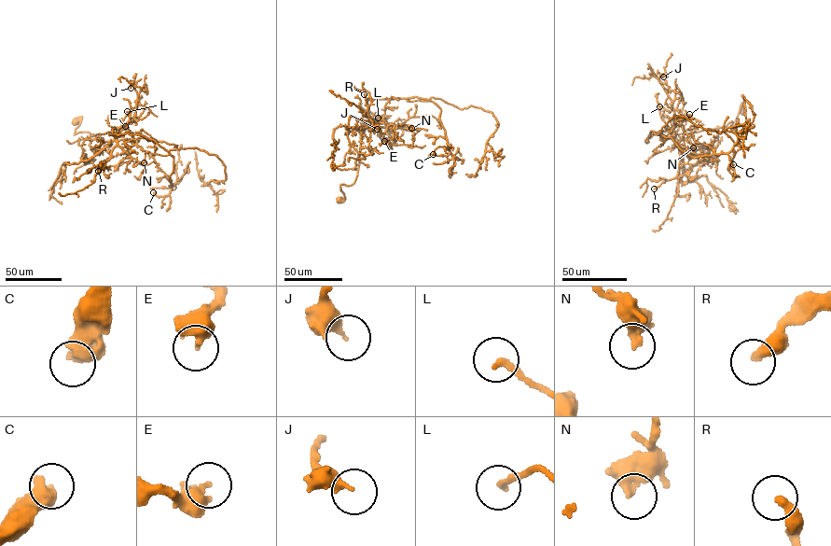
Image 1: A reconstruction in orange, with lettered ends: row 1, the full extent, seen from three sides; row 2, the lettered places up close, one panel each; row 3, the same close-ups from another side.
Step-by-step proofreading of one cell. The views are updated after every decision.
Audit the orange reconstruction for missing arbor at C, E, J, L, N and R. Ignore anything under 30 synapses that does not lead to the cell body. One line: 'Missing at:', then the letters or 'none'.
Missing at: R

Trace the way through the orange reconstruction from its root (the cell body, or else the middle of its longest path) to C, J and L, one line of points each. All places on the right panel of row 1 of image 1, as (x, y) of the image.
C: (743, 111), (732, 129), (646, 140), (654, 131), (693, 157), (727, 154), (733, 164)
J: (743, 111), (740, 105), (732, 129), (732, 121), (724, 127), (675, 133), (671, 100), (657, 73), (663, 76)
L: (743, 111), (740, 105), (732, 129), (732, 121), (724, 127), (678, 133), (674, 132), (672, 110), (659, 106)

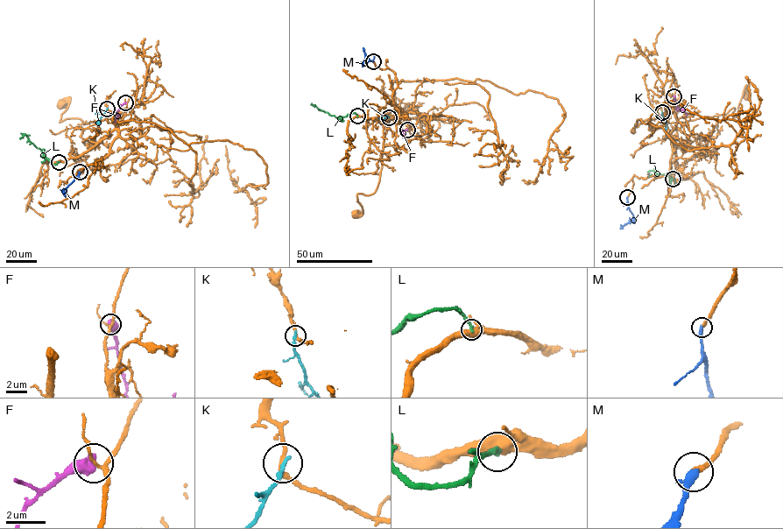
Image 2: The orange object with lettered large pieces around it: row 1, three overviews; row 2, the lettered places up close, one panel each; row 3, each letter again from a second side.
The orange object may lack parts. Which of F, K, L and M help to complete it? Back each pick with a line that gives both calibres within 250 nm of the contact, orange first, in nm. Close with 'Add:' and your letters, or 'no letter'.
M: Thickness 240 nm (orange) against 360 nm
Add: M

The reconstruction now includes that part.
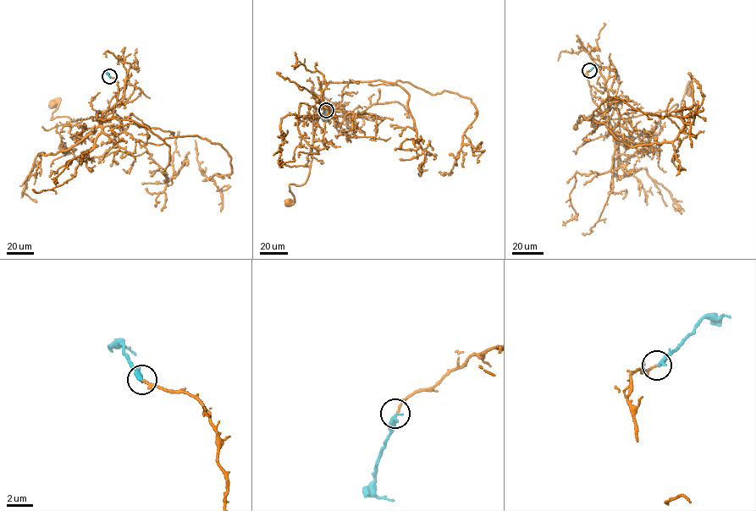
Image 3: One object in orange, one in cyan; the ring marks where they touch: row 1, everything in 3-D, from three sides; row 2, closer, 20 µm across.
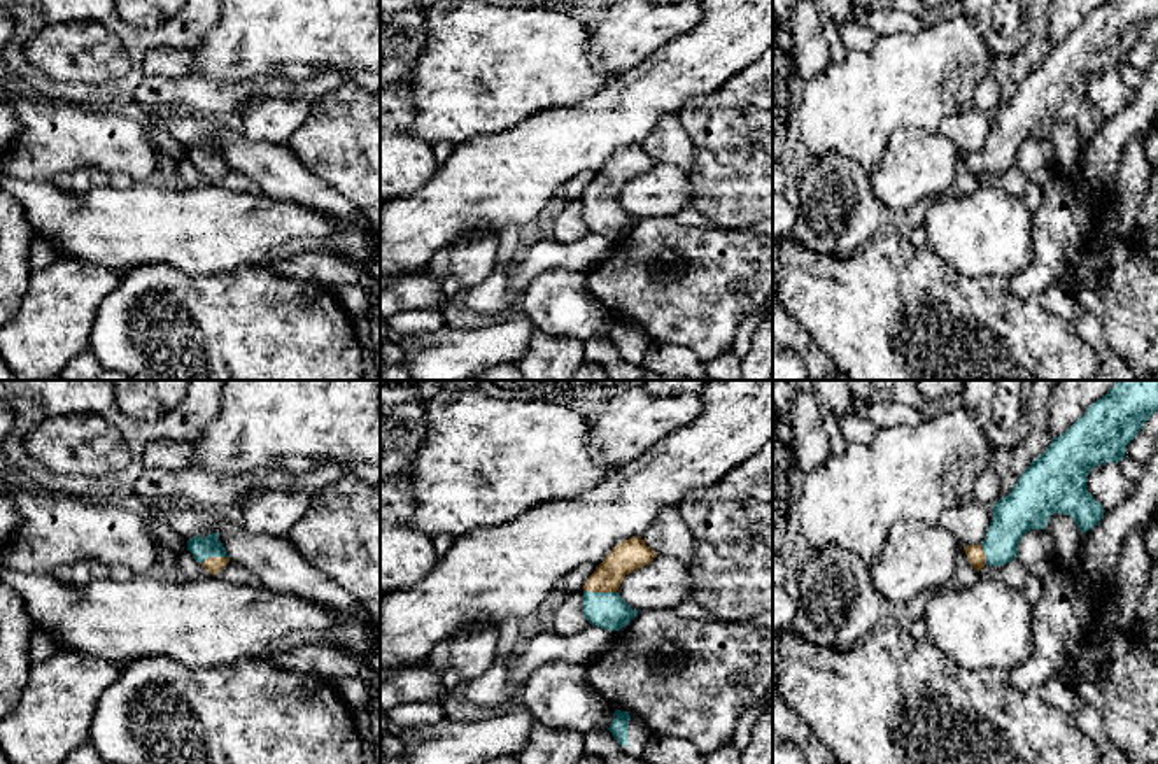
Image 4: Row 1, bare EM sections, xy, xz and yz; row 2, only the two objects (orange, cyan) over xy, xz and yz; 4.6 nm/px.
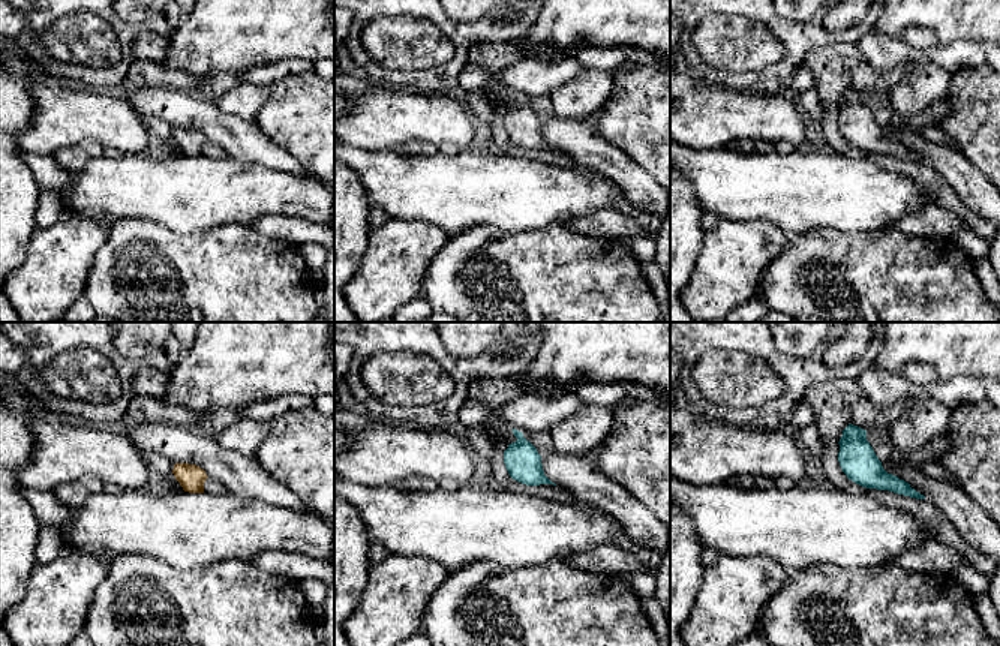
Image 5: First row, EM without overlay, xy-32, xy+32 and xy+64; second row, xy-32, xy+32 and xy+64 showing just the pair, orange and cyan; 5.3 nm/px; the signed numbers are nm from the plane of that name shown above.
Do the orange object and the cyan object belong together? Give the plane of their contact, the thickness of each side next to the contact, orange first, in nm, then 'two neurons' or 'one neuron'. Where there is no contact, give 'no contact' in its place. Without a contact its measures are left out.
contact in xz; calibres 140 and 170 nm; one neuron

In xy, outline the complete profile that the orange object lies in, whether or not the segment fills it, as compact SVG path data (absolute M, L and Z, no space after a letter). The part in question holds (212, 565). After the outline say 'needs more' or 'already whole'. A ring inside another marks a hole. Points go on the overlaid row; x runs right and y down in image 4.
M217 533L189 538L187 550L210 575L217 575L229 562Z; needs more

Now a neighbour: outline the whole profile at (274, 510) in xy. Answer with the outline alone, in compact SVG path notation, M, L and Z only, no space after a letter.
M266 489L242 506L244 526L256 533L287 538L310 505L310 492Z

